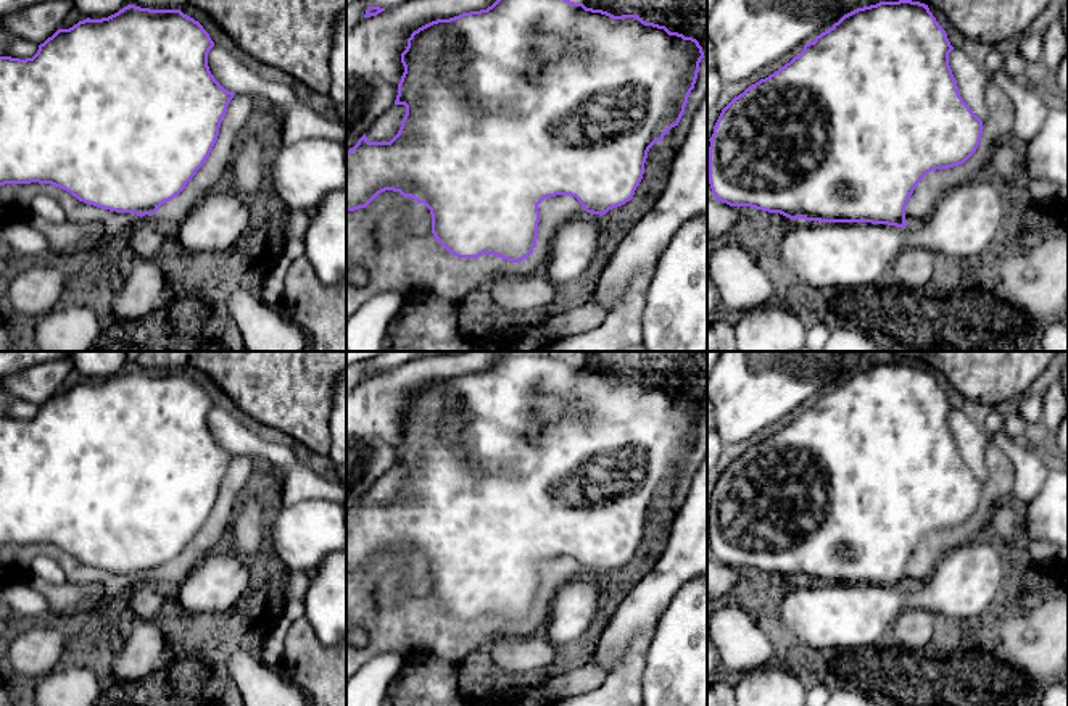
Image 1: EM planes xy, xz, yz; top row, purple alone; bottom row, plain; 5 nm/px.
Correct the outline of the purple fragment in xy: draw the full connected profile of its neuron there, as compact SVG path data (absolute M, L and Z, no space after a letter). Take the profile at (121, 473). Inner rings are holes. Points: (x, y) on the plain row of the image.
M127 366L108 379L58 390L32 419L0 417L0 546L52 545L101 571L155 575L205 525L235 456L209 432L213 408L203 387L180 371Z

